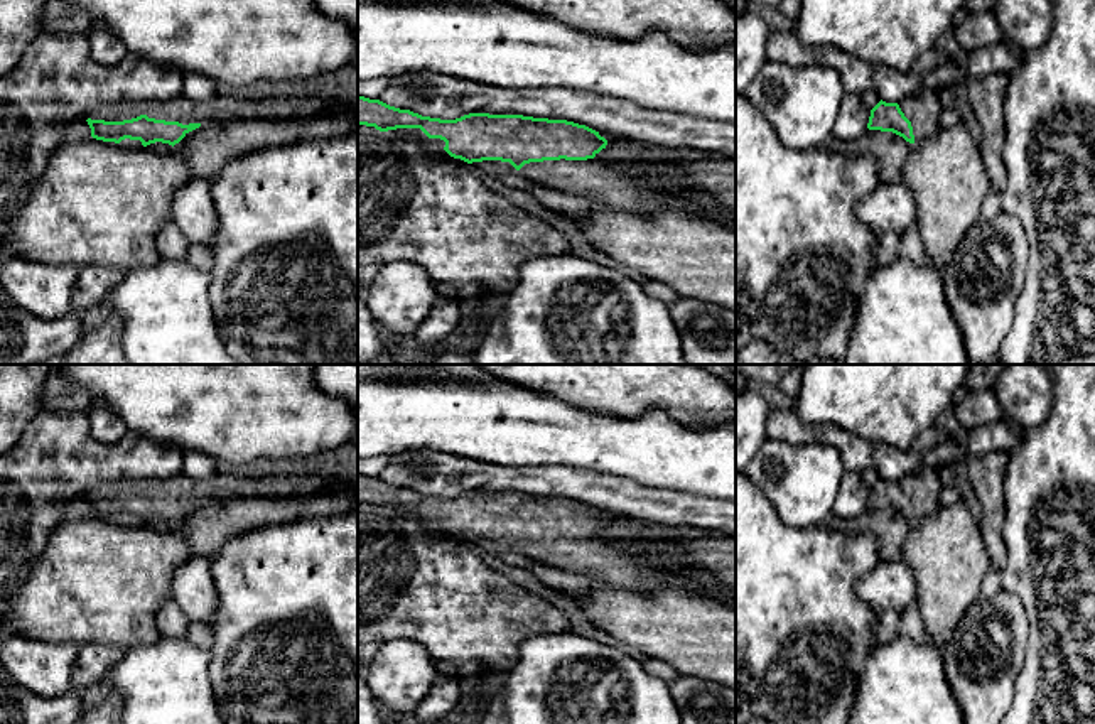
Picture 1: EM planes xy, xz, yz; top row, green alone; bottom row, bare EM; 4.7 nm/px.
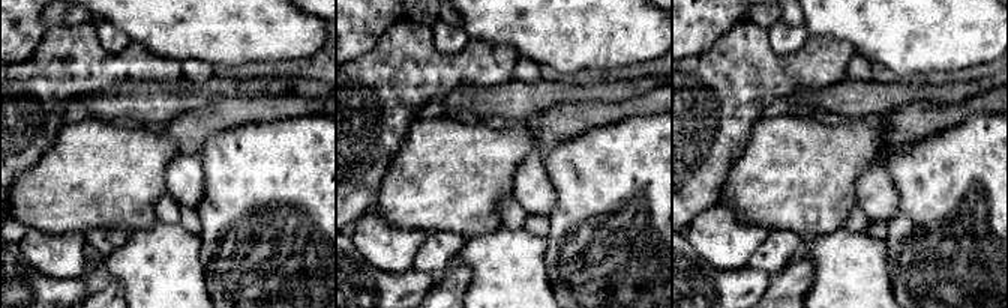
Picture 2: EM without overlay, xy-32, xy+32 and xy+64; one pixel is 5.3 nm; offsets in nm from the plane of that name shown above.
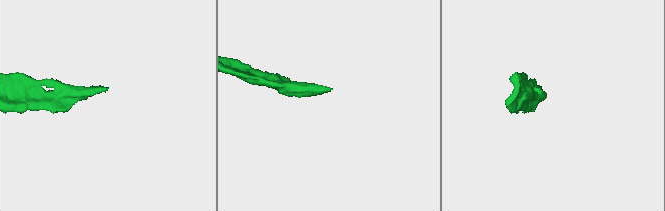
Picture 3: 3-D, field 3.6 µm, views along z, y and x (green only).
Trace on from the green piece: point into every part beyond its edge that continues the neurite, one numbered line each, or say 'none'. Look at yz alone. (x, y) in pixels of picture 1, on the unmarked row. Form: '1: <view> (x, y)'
1: yz (923, 488)

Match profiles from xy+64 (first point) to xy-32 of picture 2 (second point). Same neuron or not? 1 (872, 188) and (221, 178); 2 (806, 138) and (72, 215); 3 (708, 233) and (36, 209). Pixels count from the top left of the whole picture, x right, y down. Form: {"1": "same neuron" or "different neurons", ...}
{"1": "different neurons", "2": "same neuron", "3": "different neurons"}

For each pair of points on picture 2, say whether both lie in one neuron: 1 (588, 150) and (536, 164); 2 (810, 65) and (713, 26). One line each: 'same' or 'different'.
1: different
2: different

